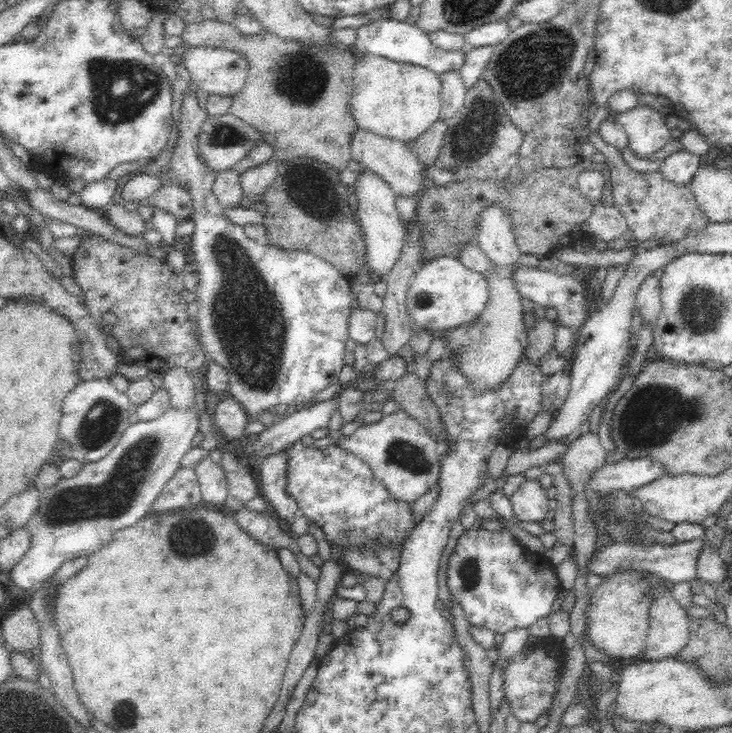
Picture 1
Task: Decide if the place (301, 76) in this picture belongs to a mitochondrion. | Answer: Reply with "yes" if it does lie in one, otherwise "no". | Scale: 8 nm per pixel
yes

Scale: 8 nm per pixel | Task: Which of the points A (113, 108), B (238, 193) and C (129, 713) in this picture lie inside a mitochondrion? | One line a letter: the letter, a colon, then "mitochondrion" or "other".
A: mitochondrion
B: other
C: mitochondrion

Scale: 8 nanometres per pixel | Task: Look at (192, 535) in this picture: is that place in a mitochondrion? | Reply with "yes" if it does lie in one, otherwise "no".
yes

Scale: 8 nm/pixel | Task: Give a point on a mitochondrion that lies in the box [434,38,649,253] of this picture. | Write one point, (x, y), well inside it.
(474, 134)

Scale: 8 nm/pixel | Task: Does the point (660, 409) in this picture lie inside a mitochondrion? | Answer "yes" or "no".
yes

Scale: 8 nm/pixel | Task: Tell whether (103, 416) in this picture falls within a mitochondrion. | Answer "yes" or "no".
yes

